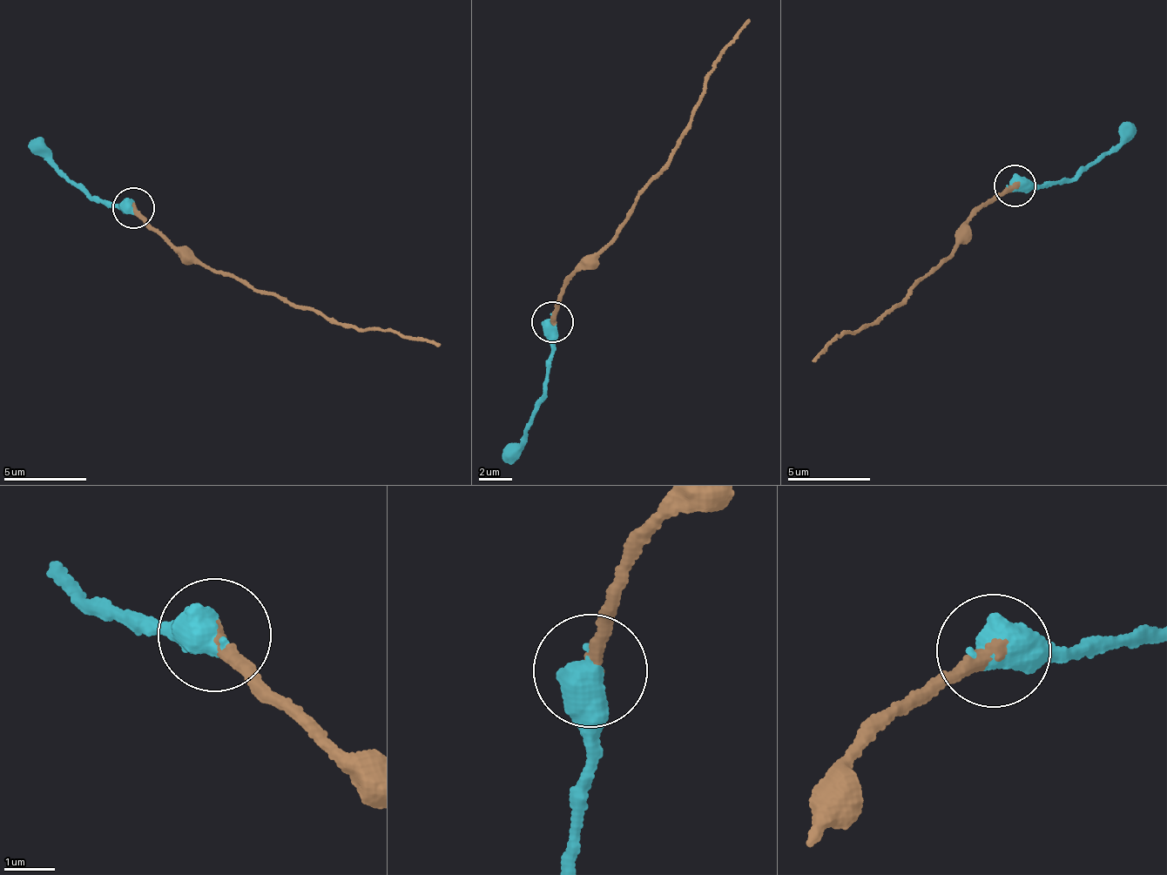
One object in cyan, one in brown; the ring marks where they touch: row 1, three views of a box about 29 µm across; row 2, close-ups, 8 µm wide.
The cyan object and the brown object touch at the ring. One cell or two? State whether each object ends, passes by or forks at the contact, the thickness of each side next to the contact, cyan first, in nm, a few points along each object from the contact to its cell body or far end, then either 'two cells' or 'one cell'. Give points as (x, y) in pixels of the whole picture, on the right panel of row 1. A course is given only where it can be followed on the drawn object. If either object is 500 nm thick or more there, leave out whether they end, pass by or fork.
700/280 nm | cyan via (1016, 185), (1077, 180), (1136, 129) | brown via (1016, 185), (974, 205), (951, 250), (920, 279), (889, 312), (828, 342), (813, 361) | one cell

